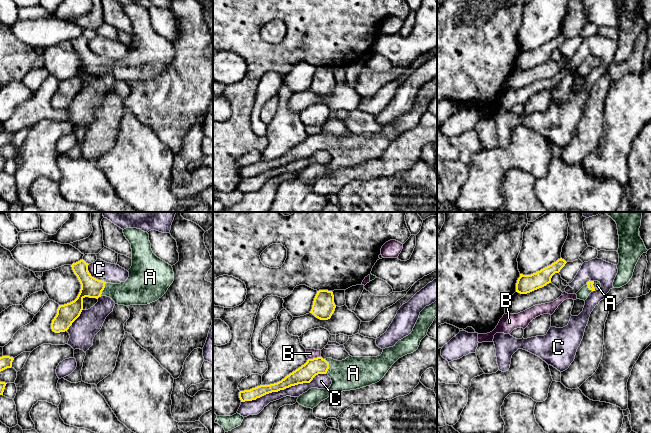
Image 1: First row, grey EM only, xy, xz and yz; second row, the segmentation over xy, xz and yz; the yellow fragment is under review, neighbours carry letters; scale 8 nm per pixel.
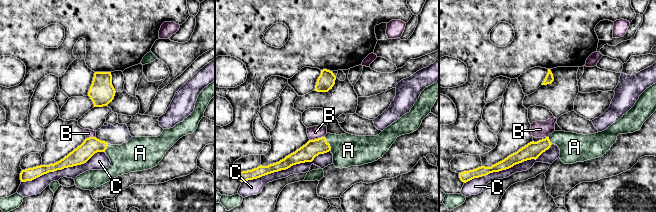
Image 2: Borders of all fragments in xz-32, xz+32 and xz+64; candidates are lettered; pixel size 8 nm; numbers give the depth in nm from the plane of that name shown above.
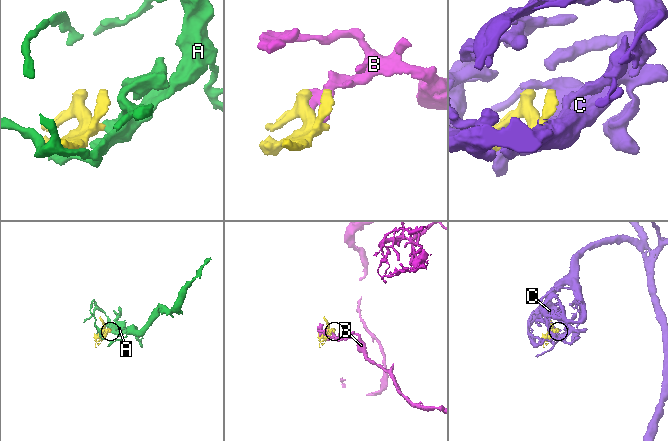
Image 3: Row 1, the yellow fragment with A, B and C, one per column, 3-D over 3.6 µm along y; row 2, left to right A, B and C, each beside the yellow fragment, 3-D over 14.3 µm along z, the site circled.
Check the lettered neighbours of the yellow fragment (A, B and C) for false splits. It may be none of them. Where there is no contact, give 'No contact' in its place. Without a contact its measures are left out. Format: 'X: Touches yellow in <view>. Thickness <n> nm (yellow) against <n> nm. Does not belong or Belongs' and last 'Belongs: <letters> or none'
A: Touches yellow in xz. Thickness 140 nm (yellow) against 260 nm. Belongs
B: Touches yellow in xz. Thickness 140 nm (yellow) against 80 nm. Does not belong
C: Touches yellow in xz. Thickness 140 nm (yellow) against 100 nm. Does not belong
Belongs: A

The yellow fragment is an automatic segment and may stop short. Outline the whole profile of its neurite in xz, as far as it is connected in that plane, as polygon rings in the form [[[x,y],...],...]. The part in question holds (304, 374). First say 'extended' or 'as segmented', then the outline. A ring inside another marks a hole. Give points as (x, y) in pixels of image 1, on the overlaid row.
extended; [[[437,300],[426,306],[419,315],[413,331],[399,340],[393,347],[383,349],[377,357],[352,357],[337,361],[332,358],[317,357],[287,375],[281,381],[260,385],[250,390],[239,392],[241,402],[252,401],[272,392],[278,392],[291,386],[310,383],[318,374],[328,374],[332,384],[328,389],[311,388],[300,395],[297,402],[313,409],[321,401],[333,394],[370,386],[379,382],[391,366],[401,357],[416,351],[421,340],[427,335],[428,329],[437,317]]]

